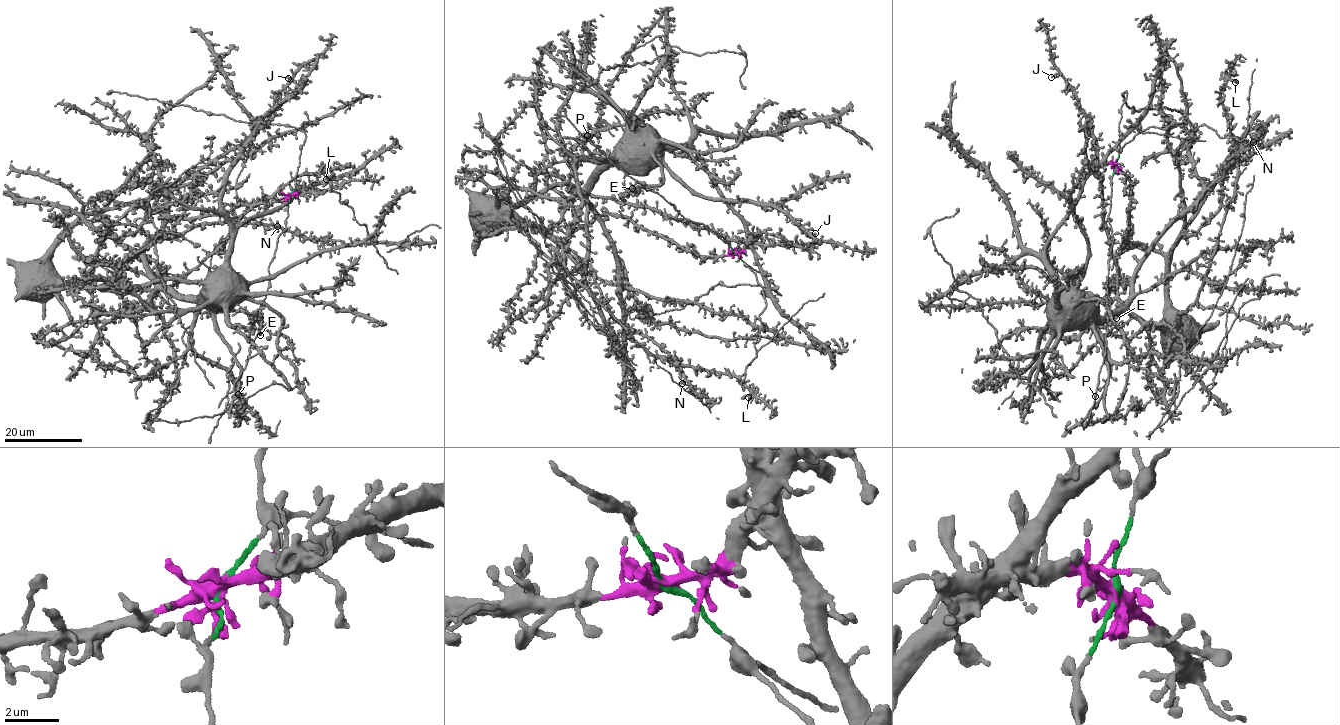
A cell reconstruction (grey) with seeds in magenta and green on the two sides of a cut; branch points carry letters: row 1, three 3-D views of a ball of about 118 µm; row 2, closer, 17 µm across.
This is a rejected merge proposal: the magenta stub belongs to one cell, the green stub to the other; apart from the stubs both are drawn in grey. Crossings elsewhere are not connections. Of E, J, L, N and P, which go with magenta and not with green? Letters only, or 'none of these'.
J, L, N

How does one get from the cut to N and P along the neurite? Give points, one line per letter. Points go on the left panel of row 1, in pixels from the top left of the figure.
N: (290, 196), (193, 218), (105, 199), (87, 202), (82, 218), (134, 226), (165, 239), (206, 223), (277, 226)
P: (290, 196), (286, 229), (269, 263), (260, 331), (235, 382), (238, 394)

